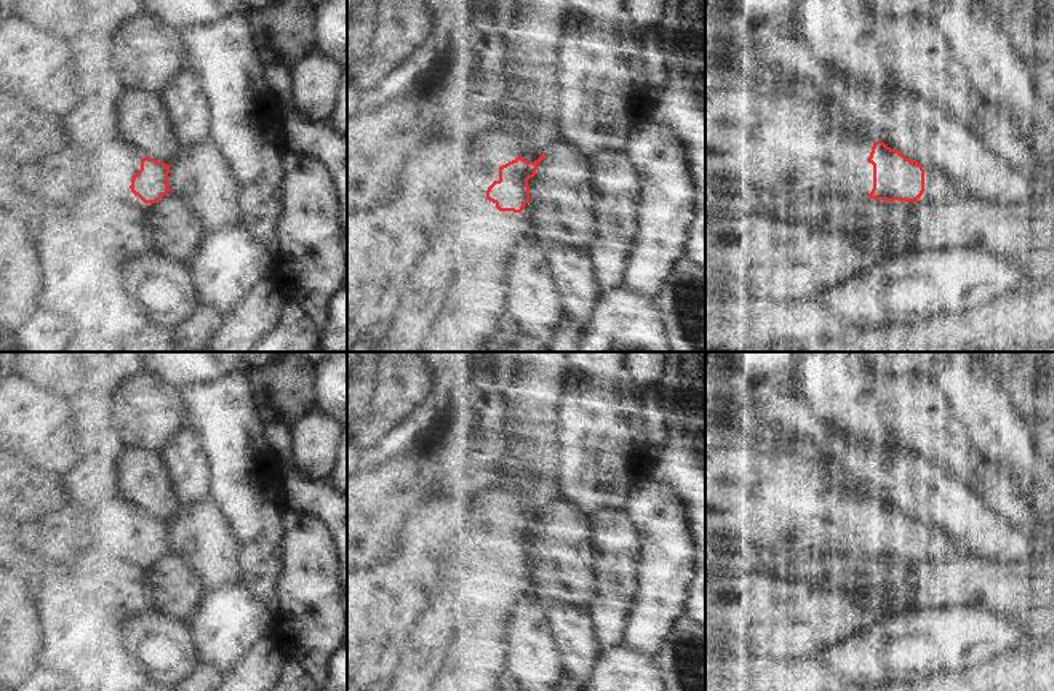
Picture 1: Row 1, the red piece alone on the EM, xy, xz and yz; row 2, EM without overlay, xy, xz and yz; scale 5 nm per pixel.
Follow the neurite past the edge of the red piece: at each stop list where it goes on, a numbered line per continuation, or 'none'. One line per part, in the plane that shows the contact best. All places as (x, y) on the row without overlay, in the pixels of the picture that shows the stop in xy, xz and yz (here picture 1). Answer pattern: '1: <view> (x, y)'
1: xz (477, 663)
2: yz (835, 520)

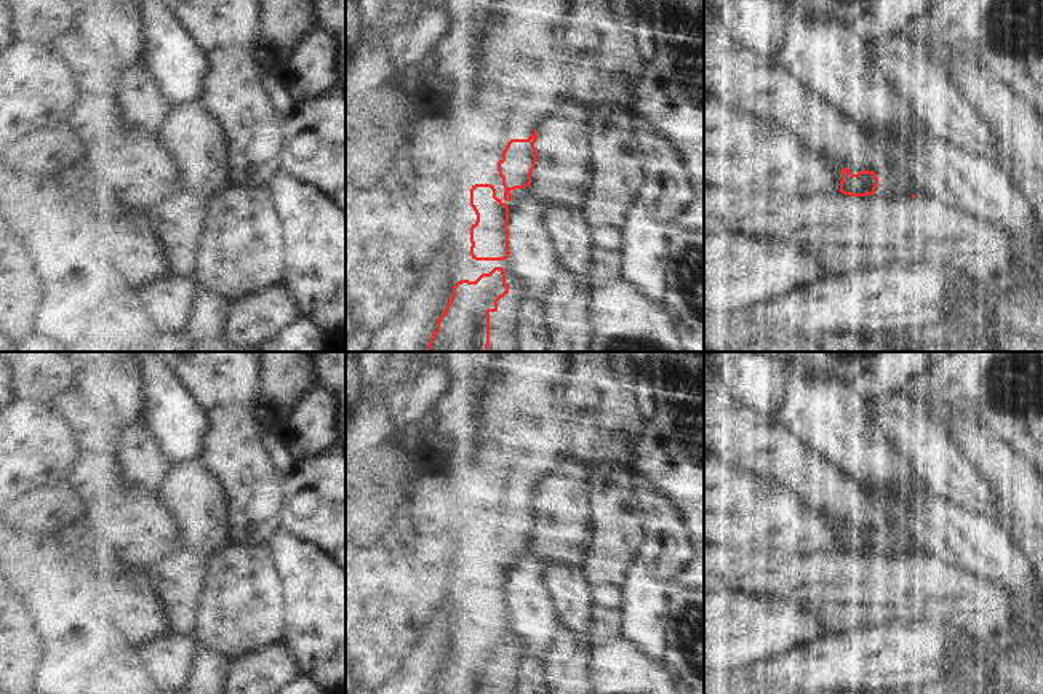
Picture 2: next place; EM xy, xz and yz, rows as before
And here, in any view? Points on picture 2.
1: xz (523, 435)

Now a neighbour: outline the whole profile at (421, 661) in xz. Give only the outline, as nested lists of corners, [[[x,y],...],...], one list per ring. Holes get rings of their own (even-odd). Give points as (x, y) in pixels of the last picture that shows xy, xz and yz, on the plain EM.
[[[443,600],[405,652],[398,670],[371,694],[432,694],[432,676],[450,652],[450,635],[456,628],[456,617],[454,601]]]

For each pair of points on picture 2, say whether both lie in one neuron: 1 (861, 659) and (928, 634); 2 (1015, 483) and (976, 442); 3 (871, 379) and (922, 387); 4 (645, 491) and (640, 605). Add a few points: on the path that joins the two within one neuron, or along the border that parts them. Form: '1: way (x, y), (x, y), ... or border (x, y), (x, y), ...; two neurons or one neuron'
1: way (877, 658), (891, 653), (909, 653), (912, 650); one neuron
2: way (1007, 474), (986, 451); one neuron
3: border (930, 368), (903, 389); two neurons
4: way (656, 520), (656, 570), (653, 576); one neuron

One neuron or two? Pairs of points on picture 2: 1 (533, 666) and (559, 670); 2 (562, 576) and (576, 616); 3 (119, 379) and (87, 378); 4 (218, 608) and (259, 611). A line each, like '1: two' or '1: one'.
1: two
2: one
3: one
4: one

